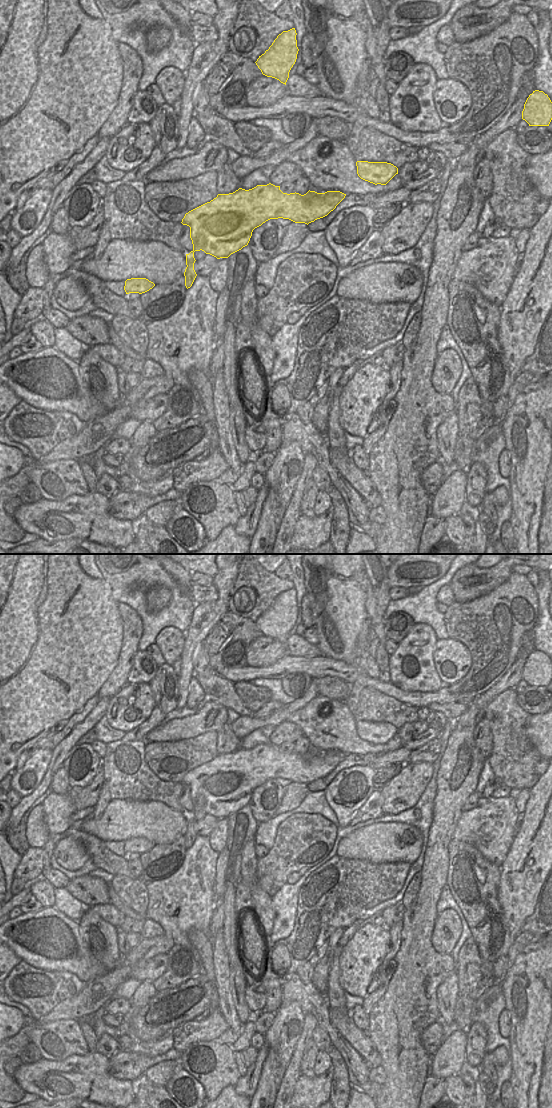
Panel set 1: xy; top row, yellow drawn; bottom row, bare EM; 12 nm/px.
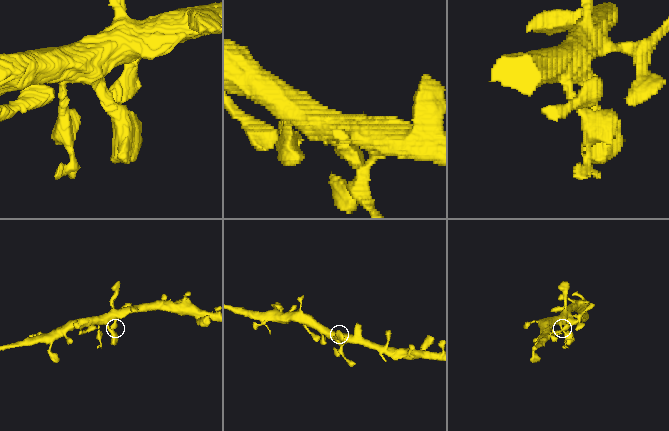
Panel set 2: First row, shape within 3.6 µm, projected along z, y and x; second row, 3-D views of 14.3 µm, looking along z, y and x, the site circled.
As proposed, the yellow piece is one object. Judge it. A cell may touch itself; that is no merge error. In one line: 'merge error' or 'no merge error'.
merge error

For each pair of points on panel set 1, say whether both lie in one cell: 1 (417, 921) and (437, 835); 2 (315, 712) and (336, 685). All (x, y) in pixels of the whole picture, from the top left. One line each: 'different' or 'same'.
1: same
2: different

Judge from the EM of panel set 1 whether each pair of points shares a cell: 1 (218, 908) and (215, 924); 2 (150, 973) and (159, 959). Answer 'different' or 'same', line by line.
1: same
2: same

